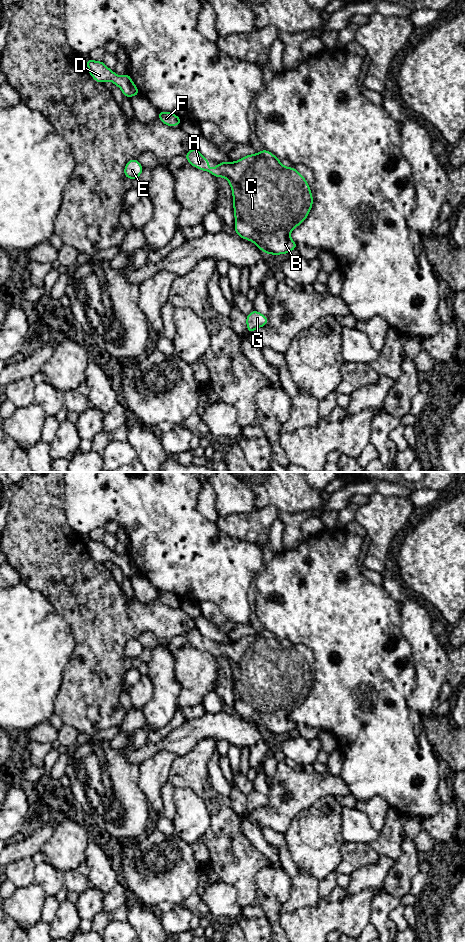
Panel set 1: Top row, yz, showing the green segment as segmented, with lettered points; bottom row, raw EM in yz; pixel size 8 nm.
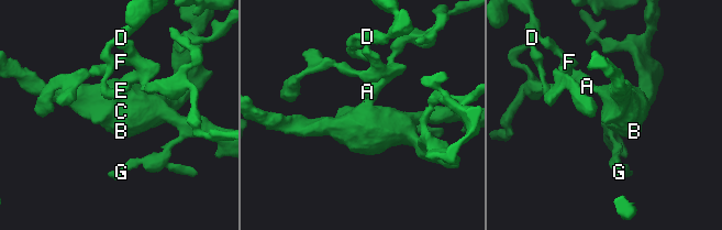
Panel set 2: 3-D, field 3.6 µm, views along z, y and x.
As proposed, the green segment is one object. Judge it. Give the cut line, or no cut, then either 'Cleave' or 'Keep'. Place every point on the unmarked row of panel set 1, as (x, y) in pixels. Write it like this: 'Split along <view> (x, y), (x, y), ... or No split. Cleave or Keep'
No split. Keep

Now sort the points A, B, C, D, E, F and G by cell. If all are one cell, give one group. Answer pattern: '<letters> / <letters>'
A B C D E F G

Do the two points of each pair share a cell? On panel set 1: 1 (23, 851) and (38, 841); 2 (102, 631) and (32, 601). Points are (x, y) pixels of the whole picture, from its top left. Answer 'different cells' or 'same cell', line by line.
1: same cell
2: different cells

